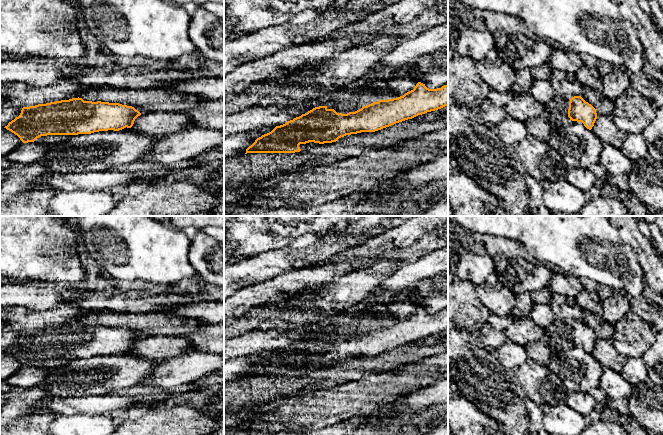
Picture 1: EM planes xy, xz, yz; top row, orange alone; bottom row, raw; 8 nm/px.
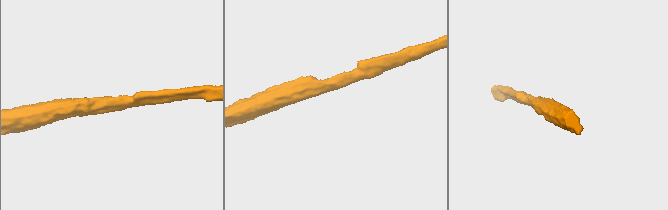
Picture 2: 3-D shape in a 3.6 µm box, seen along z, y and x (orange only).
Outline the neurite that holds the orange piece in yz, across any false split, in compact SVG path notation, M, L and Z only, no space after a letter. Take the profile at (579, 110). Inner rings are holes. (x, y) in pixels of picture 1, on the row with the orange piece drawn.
M574 96L569 102L568 117L572 121L582 122L591 130L597 119L597 113L596 109L581 96Z

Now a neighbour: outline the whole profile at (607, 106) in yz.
M586 87L583 88L581 97L596 109L597 115L608 116L612 114L614 102L608 99L603 92L598 93Z

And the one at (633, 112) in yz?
M628 90L614 101L612 119L624 134L643 133L656 115L652 102L638 91Z

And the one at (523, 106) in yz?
M529 91L513 94L504 107L508 116L524 123L528 119L542 116L545 108L546 106L539 103Z

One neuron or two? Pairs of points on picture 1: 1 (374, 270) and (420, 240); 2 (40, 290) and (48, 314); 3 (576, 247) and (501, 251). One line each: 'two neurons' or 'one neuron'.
1: two neurons
2: two neurons
3: two neurons

